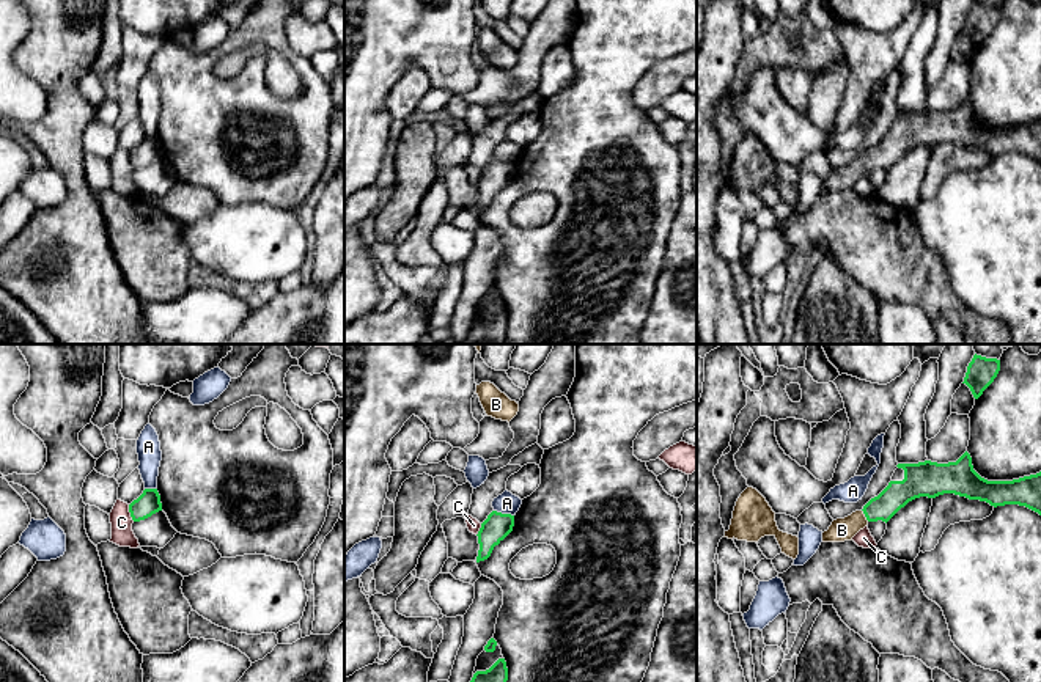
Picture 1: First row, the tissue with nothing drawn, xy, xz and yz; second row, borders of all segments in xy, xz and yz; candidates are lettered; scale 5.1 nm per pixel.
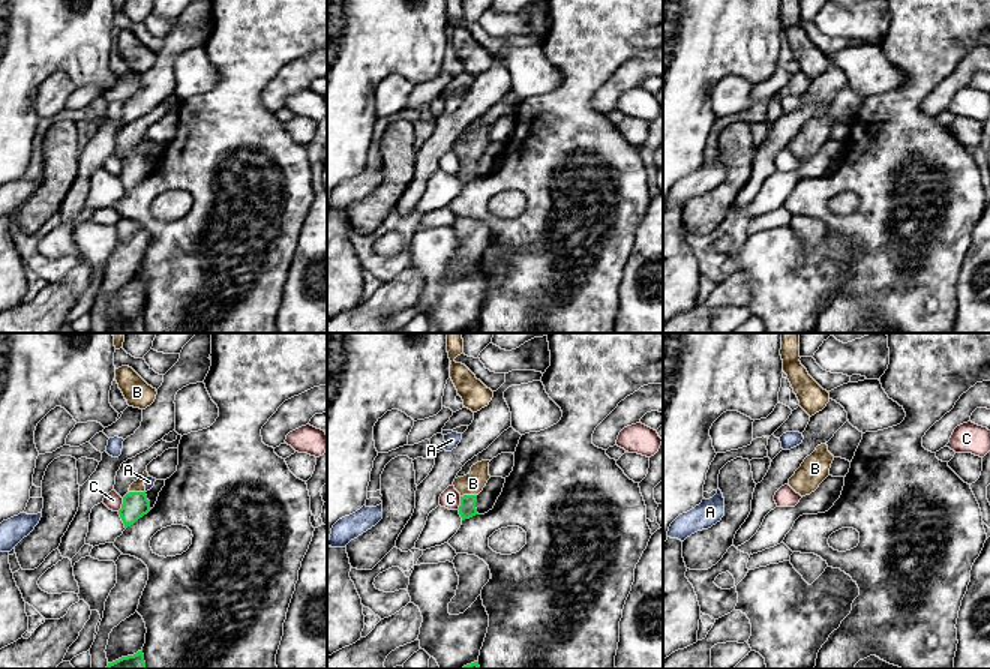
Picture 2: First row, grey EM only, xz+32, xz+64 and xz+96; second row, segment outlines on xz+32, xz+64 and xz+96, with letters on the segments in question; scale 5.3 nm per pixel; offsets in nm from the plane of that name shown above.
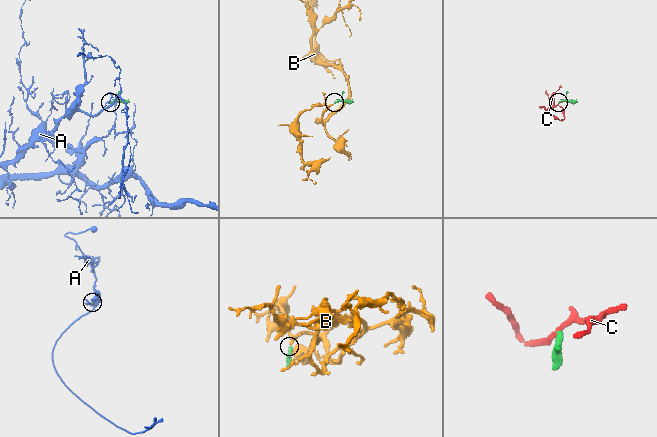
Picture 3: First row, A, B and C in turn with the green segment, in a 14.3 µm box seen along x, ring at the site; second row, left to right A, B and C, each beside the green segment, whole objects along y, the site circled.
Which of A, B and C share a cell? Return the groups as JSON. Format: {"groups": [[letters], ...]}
{"groups": [["A"], ["B"], ["C"]]}

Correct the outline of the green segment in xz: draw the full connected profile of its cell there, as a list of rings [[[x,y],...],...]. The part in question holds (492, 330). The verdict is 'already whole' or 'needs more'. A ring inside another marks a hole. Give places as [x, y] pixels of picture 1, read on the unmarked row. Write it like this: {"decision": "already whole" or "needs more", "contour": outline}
{"decision": "already whole", "contour": [[[498,306],[489,317],[476,319],[462,344],[506,344],[508,316]]]}

